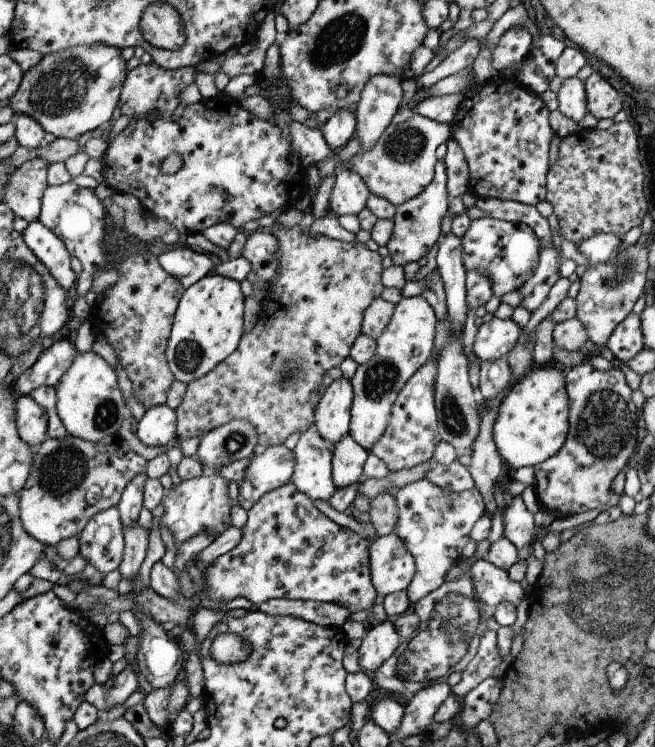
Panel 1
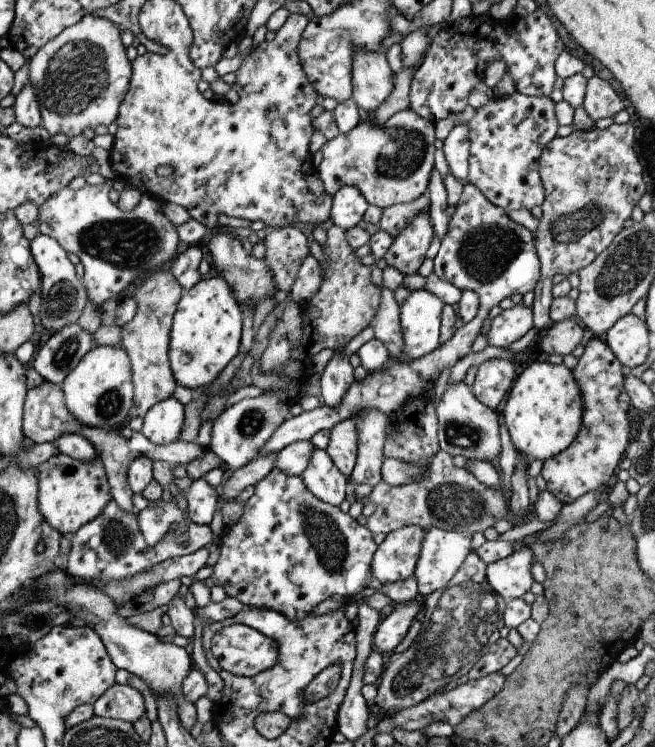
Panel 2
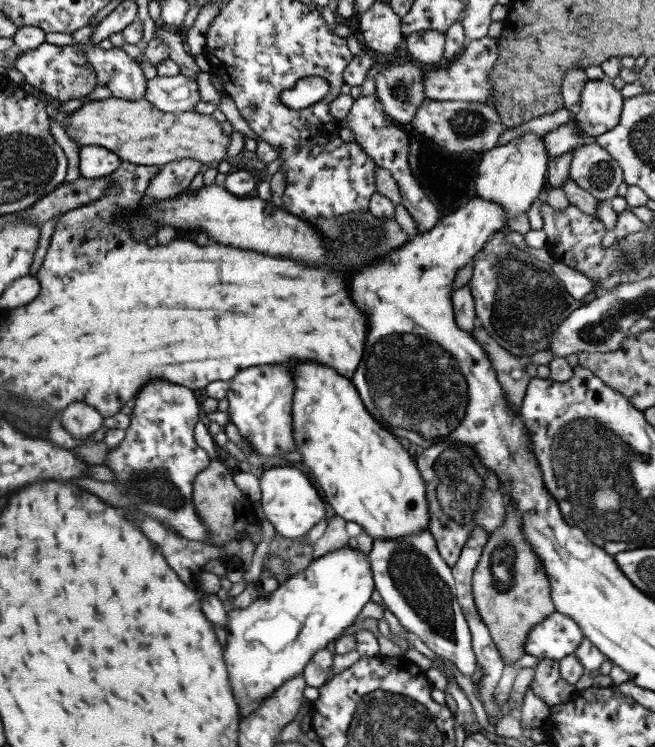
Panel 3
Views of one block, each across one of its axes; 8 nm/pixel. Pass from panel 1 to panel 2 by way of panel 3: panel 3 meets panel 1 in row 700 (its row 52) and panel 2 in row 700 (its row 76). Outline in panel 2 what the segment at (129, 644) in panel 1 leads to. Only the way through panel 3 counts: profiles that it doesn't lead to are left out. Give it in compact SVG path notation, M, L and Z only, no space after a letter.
M113 684L92 703L94 716L123 720L133 725L144 710L143 698L135 688Z

